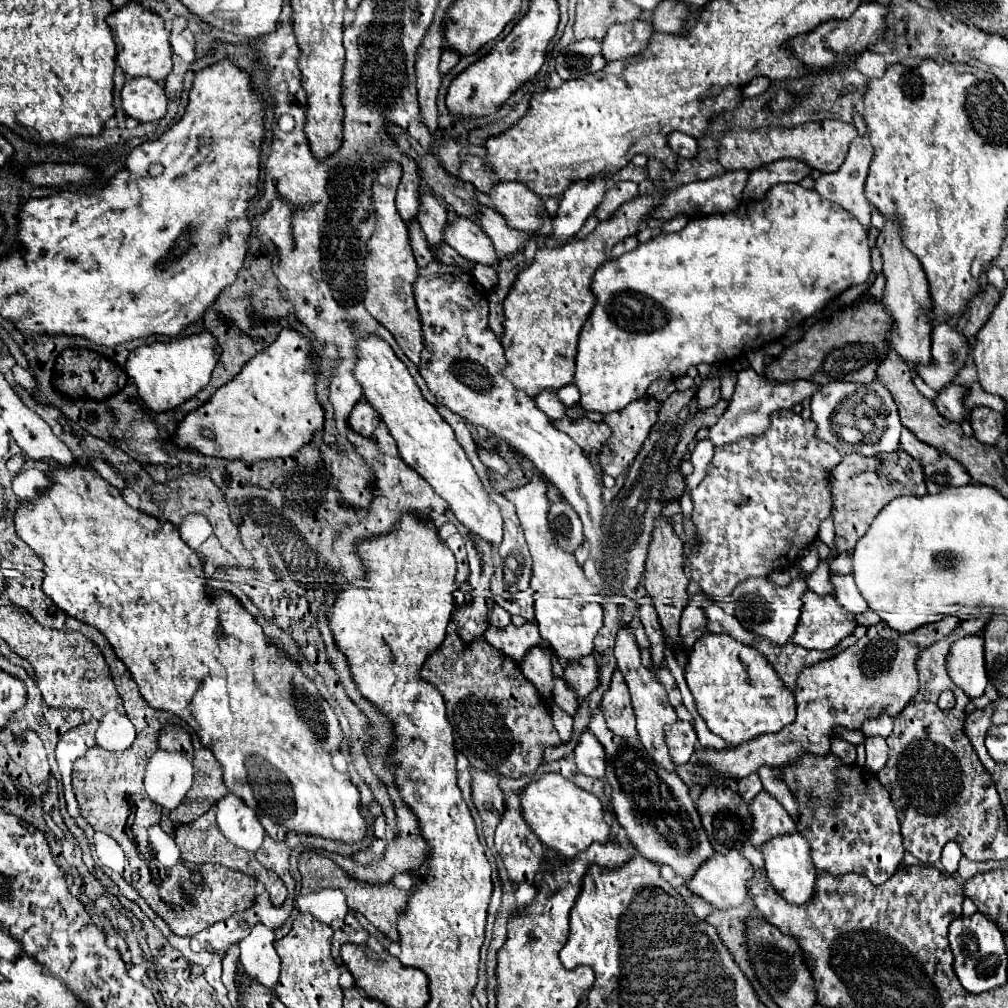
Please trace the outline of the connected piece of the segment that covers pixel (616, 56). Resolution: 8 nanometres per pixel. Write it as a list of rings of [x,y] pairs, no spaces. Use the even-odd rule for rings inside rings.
[[[644,20],[614,24],[608,28],[602,40],[602,54],[606,60],[620,60],[620,58],[642,54],[644,48],[648,48],[648,38],[654,32],[656,30]]]

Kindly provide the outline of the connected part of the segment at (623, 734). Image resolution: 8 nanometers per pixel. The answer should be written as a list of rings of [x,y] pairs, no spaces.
[[[616,670],[616,674],[612,676],[610,688],[608,688],[608,692],[604,692],[600,708],[604,712],[608,728],[614,734],[618,734],[620,738],[636,738],[638,736],[634,708],[630,704],[628,686],[626,686],[620,670]]]

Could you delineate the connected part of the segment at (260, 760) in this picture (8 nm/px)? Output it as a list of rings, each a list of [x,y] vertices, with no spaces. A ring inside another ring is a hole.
[[[76,464],[76,468],[72,468],[72,470],[56,470],[50,480],[52,480],[52,488],[46,490],[44,494],[40,494],[36,500],[20,506],[16,510],[14,522],[16,522],[18,536],[42,558],[42,562],[46,566],[44,568],[44,574],[46,574],[44,592],[54,600],[54,604],[60,610],[64,610],[68,616],[72,616],[84,624],[94,626],[96,630],[100,630],[106,636],[106,640],[114,648],[116,656],[132,672],[132,676],[140,688],[140,694],[144,696],[144,700],[152,708],[166,710],[166,712],[178,716],[198,734],[200,742],[206,748],[210,748],[214,758],[220,762],[220,766],[224,770],[224,784],[226,784],[228,792],[240,796],[246,802],[246,806],[250,806],[256,812],[260,824],[264,826],[266,834],[270,838],[284,840],[286,834],[294,832],[294,834],[310,834],[310,836],[320,836],[326,840],[336,840],[336,842],[346,842],[346,844],[364,840],[366,838],[366,820],[362,816],[360,792],[350,782],[348,774],[336,772],[332,766],[332,756],[342,748],[344,734],[340,730],[334,708],[320,696],[316,682],[304,674],[300,662],[268,642],[258,620],[242,606],[242,602],[234,594],[230,594],[226,590],[210,592],[210,588],[204,584],[204,578],[210,578],[210,576],[204,576],[202,560],[182,540],[182,536],[174,524],[170,524],[166,520],[158,520],[154,516],[148,516],[140,510],[130,508],[124,502],[124,498],[120,496],[120,490],[110,486],[106,480],[102,480],[100,474],[92,466]]]

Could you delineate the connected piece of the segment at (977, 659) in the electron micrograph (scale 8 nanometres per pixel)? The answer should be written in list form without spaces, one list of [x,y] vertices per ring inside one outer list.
[[[972,634],[956,640],[950,646],[946,666],[954,684],[960,686],[970,698],[984,694],[988,678],[986,678],[982,636]]]

